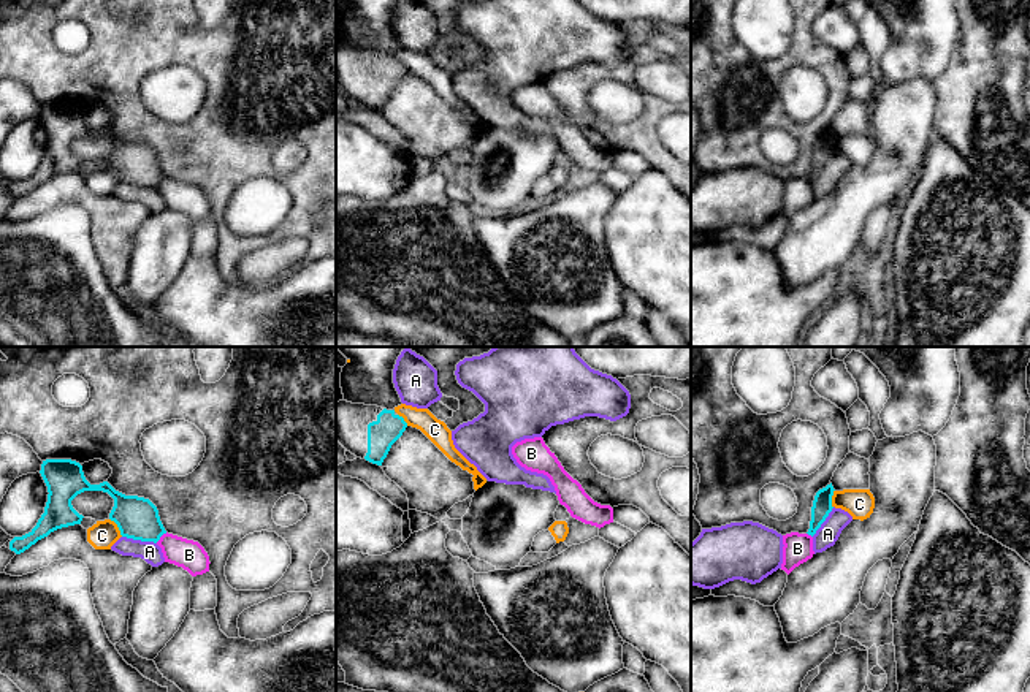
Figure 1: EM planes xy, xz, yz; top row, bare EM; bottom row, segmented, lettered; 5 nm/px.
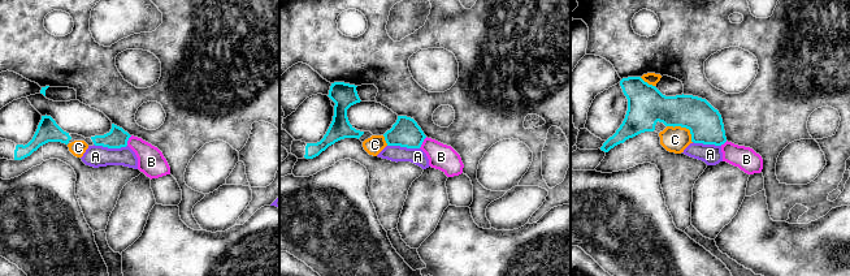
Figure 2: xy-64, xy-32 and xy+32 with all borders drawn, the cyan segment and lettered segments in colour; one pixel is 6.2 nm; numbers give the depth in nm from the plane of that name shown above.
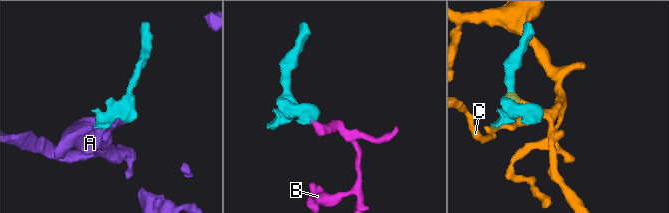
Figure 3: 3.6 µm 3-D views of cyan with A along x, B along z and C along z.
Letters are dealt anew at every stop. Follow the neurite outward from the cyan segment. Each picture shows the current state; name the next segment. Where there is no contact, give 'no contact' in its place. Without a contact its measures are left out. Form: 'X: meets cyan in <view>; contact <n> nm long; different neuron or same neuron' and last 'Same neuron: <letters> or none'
A: meets cyan in xy; contact 180 nm long; different neuron
B: meets cyan in xy; contact 80 nm long; different neuron
C: meets cyan in xy; contact 120 nm long; different neuron
Same neuron: none

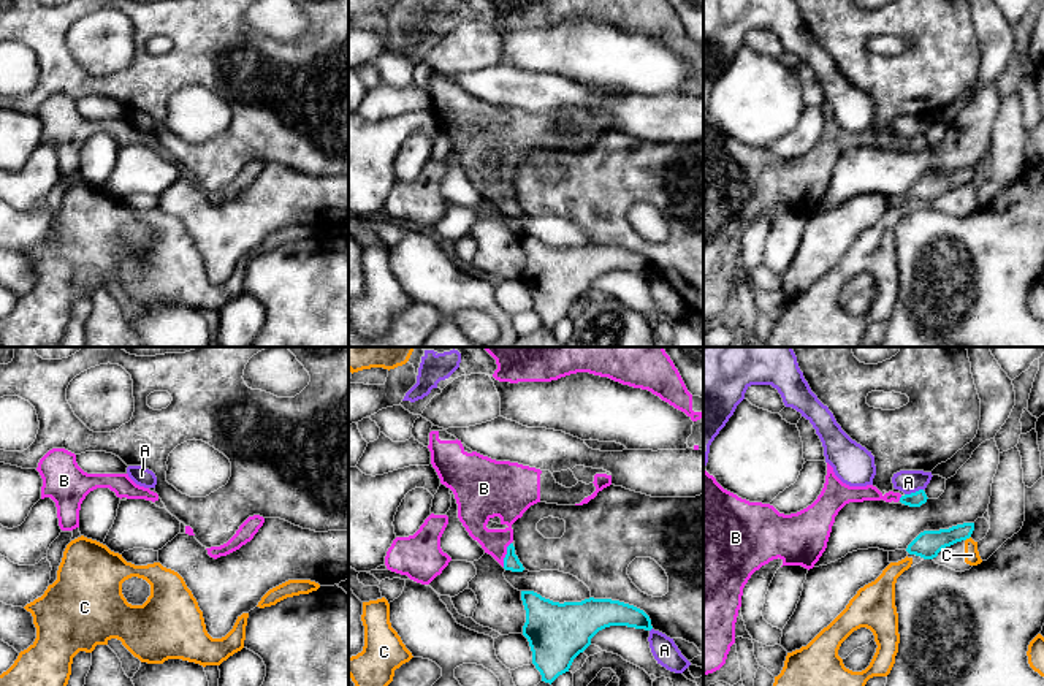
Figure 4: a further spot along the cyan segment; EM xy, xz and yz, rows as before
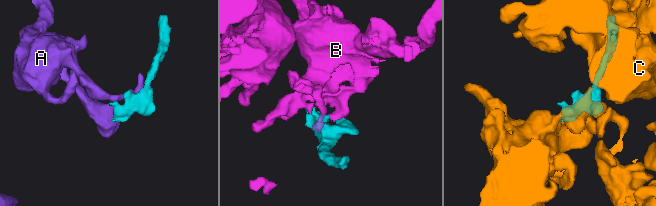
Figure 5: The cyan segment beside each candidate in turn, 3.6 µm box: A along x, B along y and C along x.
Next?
A: meets cyan in yz; contact 100 nm long; different neuron
B: meets cyan in xz; contact 130 nm long; same neuron
C: meets cyan in yz; contact 40 nm long; different neuron
Same neuron: B

